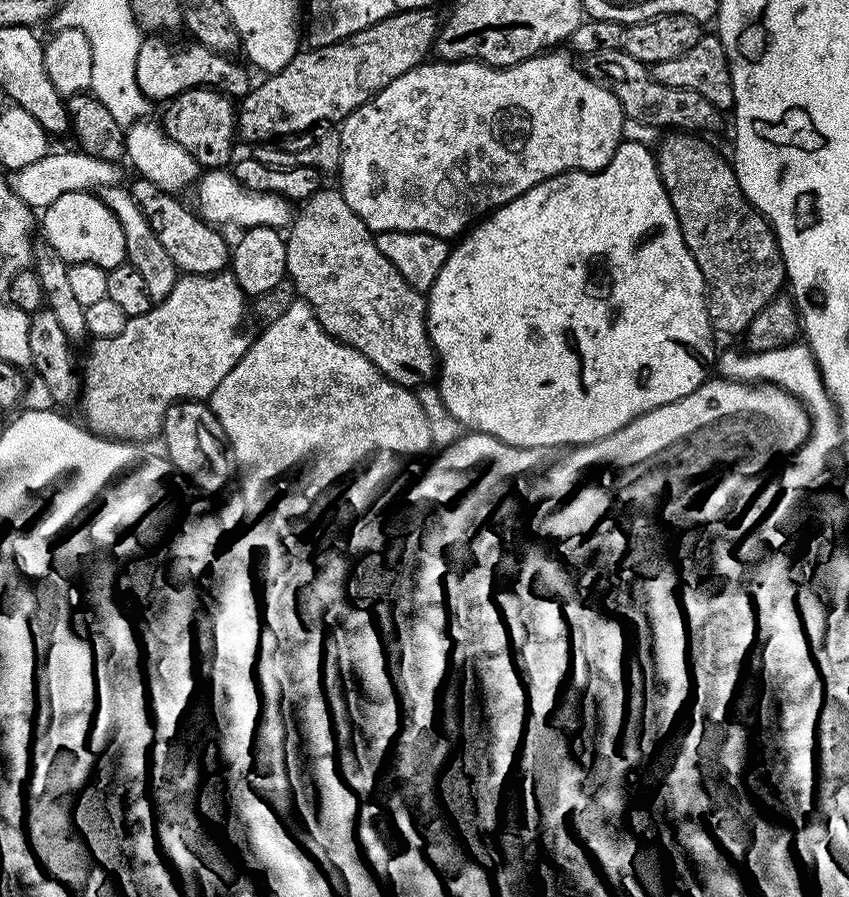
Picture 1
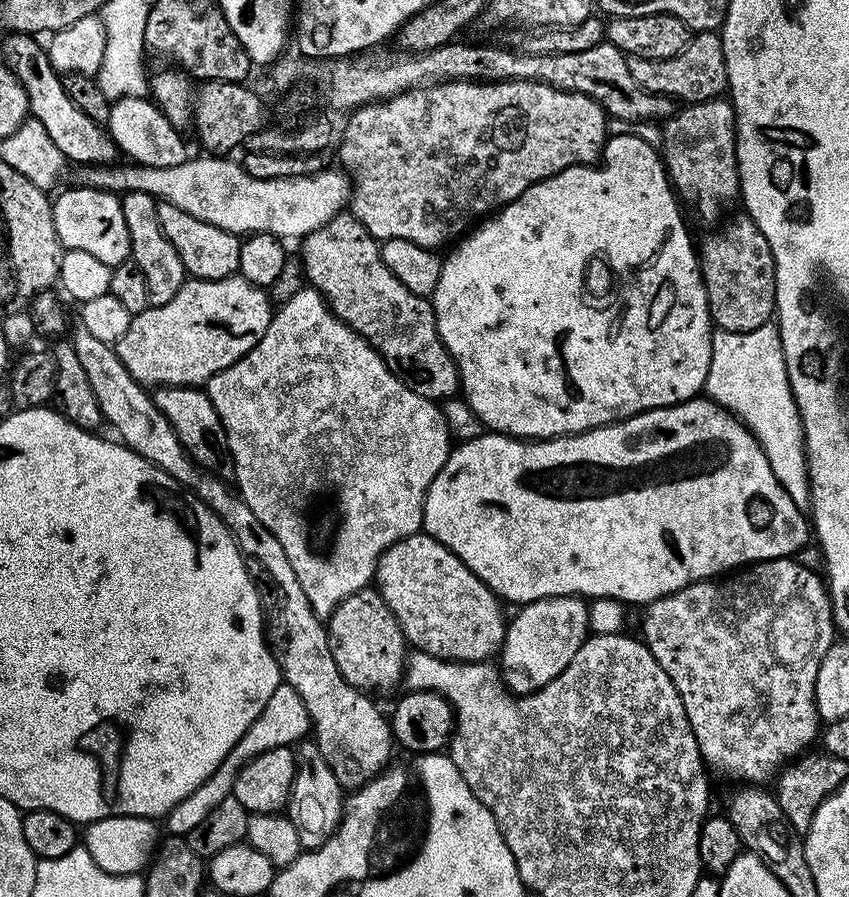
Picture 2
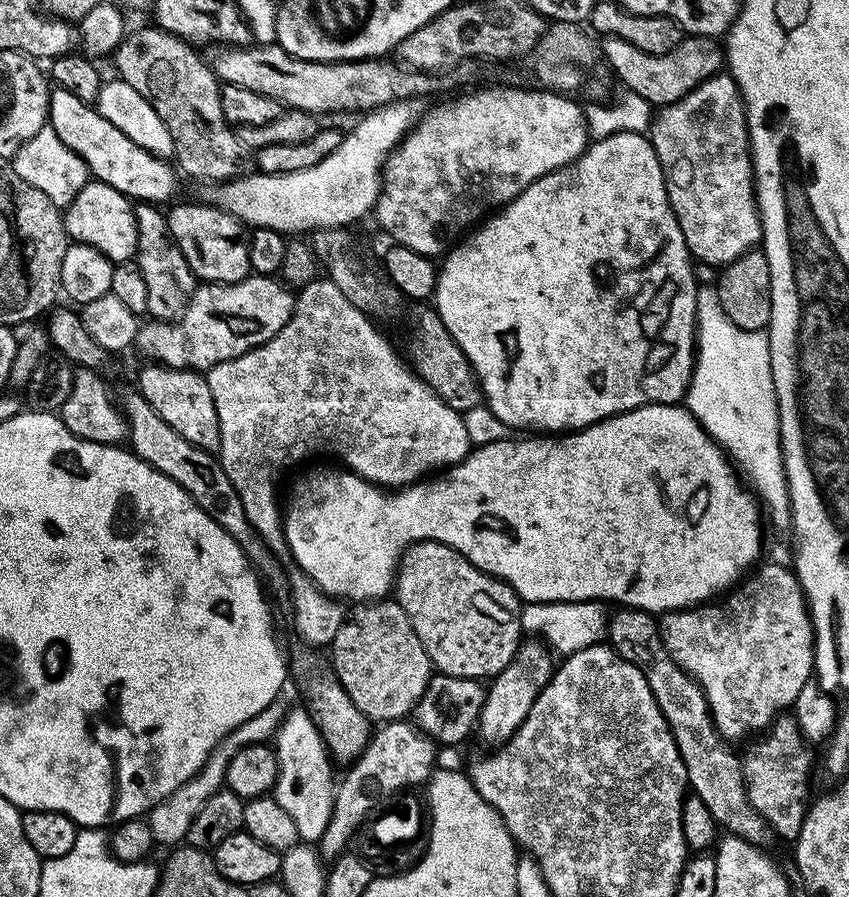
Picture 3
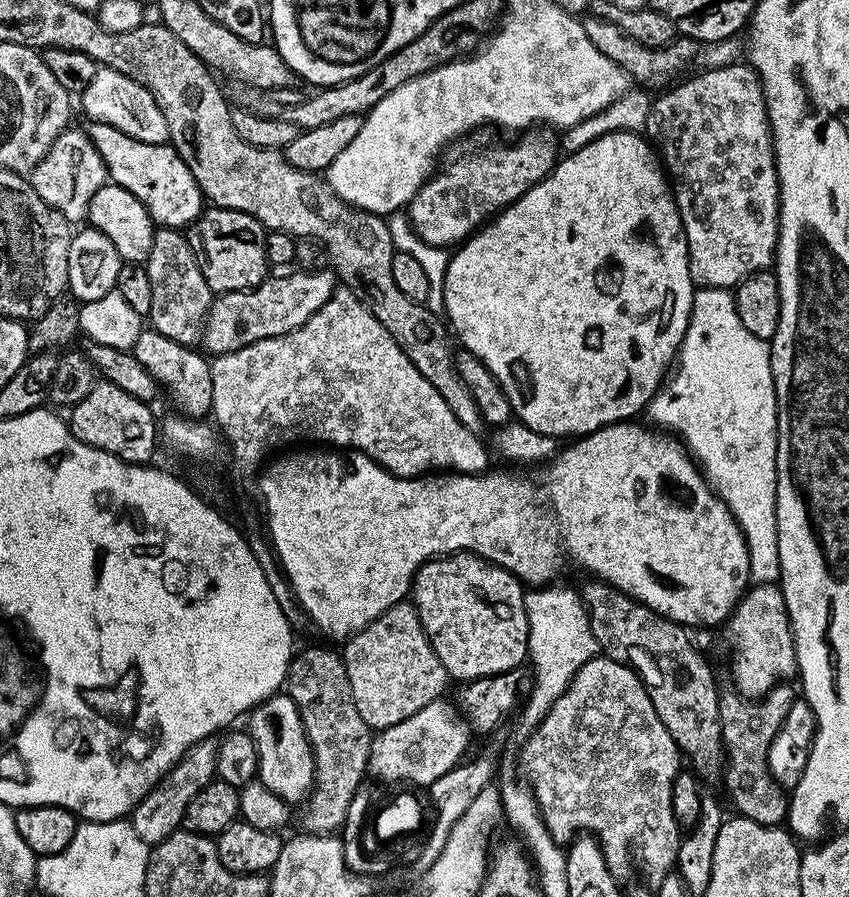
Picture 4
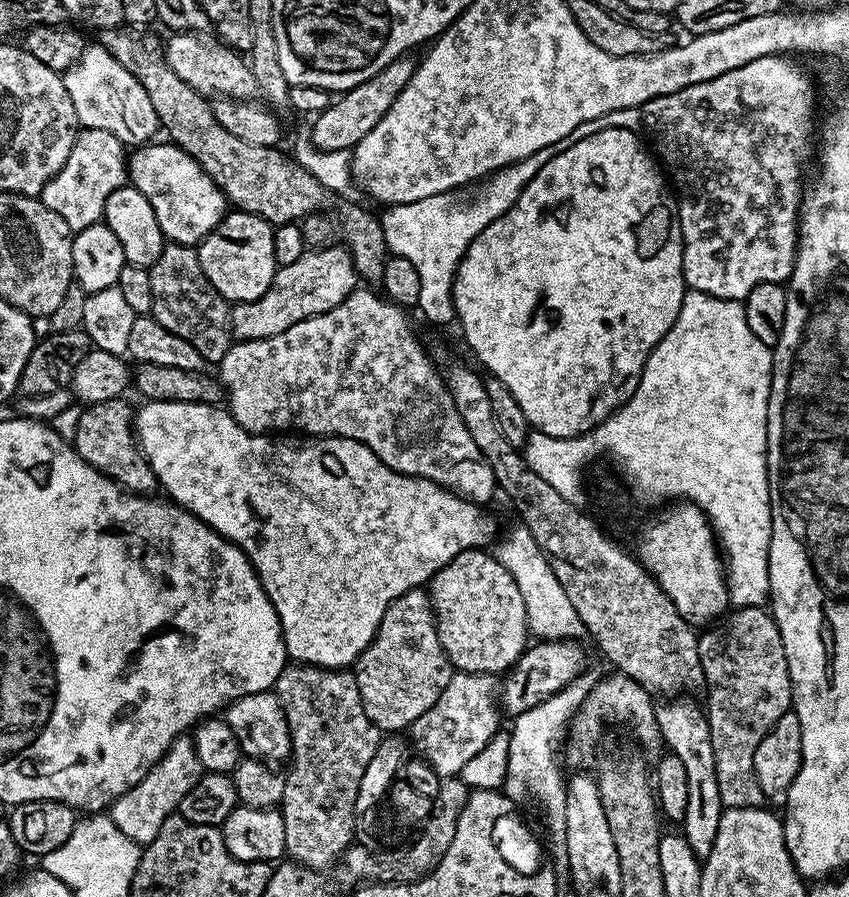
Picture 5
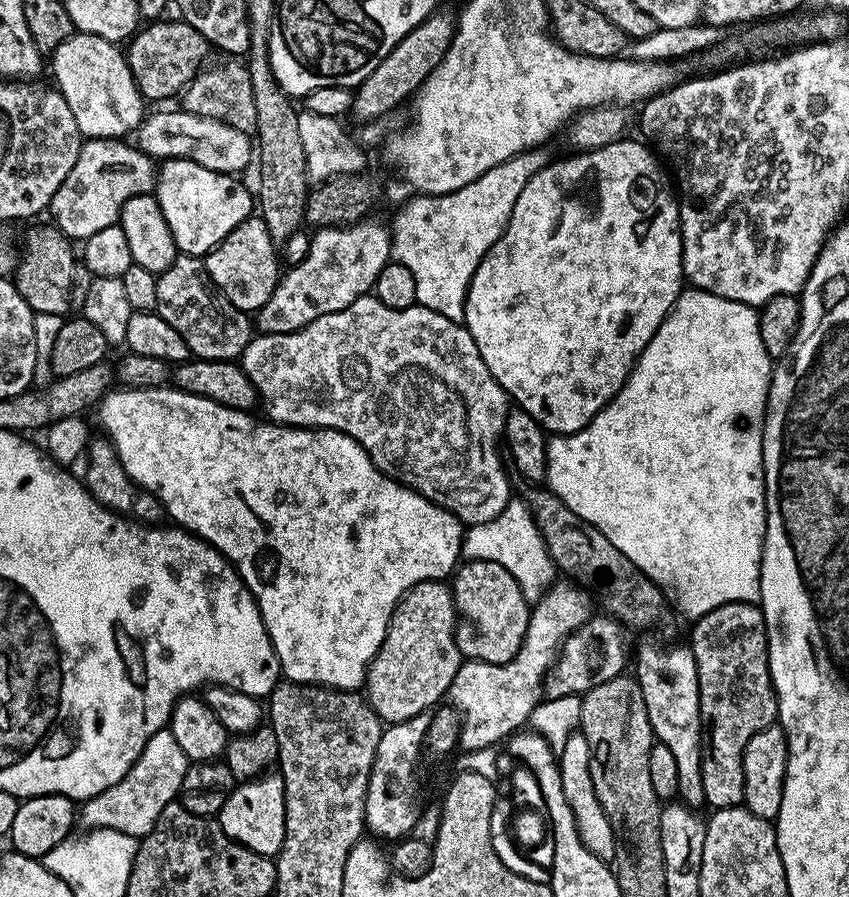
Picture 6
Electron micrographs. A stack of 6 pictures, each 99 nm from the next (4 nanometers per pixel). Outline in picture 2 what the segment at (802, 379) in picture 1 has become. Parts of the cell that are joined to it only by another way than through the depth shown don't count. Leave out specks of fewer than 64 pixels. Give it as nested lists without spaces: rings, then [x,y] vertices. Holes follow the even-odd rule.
[[[769,322],[758,326],[758,330],[749,332],[713,331],[712,357],[706,385],[707,399],[713,400],[733,416],[737,416],[756,436],[756,441],[762,446],[770,466],[774,470],[774,478],[790,494],[797,506],[809,503],[808,473],[804,458],[804,430],[800,426],[800,412],[792,397],[792,387],[786,374],[786,362],[782,354],[780,329],[775,323]]]

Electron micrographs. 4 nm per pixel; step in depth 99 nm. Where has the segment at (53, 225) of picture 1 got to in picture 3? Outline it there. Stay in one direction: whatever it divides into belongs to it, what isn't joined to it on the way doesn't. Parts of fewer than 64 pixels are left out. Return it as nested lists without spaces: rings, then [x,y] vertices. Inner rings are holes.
[[[90,182],[72,199],[72,203],[62,212],[64,229],[73,241],[89,244],[99,250],[107,260],[123,262],[136,255],[138,230],[134,204],[127,196],[123,196],[114,186],[106,186],[99,182]]]

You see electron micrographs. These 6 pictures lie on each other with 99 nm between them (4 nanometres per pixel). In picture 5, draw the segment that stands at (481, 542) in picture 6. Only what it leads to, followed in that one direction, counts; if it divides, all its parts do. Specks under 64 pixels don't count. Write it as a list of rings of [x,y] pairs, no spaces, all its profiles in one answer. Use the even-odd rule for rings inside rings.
[[[517,526],[502,536],[495,541],[494,555],[498,562],[502,562],[502,566],[506,566],[506,570],[510,570],[514,582],[518,582],[518,590],[522,590],[522,602],[526,602],[529,633],[540,640],[579,641],[581,639],[579,636],[585,635],[582,618],[578,618],[570,598],[566,598],[566,590],[558,586],[558,578],[554,578],[552,564],[544,556],[538,542],[534,542],[534,534],[530,534],[526,527]]]

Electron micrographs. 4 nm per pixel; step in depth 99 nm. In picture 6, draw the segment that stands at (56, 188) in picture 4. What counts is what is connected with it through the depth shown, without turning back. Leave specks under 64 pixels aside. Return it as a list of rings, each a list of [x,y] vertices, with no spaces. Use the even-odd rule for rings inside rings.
[[[85,139],[80,145],[78,162],[66,174],[66,182],[58,186],[50,205],[51,223],[69,240],[83,242],[90,234],[106,230],[117,223],[122,206],[130,198],[149,195],[156,187],[158,164],[139,148],[123,139]]]

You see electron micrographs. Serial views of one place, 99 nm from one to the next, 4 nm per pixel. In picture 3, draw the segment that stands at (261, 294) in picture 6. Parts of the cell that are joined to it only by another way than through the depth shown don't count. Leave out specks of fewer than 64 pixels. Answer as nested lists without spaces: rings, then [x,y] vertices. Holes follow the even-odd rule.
[[[211,203],[176,204],[167,209],[168,225],[182,258],[197,281],[205,284],[240,284],[253,271],[250,262],[250,232],[244,221]]]

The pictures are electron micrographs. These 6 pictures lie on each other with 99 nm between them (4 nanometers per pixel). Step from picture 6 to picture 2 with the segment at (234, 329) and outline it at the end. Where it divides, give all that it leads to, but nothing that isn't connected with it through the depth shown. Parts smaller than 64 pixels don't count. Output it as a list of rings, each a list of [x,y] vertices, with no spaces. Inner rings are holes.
[[[134,190],[123,193],[120,205],[126,218],[126,230],[130,234],[130,259],[146,277],[149,305],[170,302],[170,298],[174,298],[174,294],[178,294],[178,290],[184,284],[186,273],[182,266],[182,258],[178,258],[178,250],[174,250],[174,246],[170,246],[170,238],[162,234],[162,222],[158,222],[156,197],[142,190]]]

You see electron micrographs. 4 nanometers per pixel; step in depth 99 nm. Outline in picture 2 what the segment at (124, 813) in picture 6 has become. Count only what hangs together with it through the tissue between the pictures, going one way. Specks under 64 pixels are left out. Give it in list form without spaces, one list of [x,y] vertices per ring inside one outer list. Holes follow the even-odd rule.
[[[281,682],[274,690],[274,694],[270,694],[270,698],[259,716],[254,718],[254,722],[249,724],[245,732],[241,732],[235,744],[227,749],[228,752],[225,751],[221,755],[220,764],[212,769],[208,779],[197,783],[196,789],[189,796],[182,797],[176,805],[173,803],[169,807],[166,817],[169,828],[167,831],[173,836],[187,838],[190,830],[194,830],[194,826],[198,826],[198,822],[204,821],[206,814],[210,814],[210,810],[214,810],[214,806],[218,806],[218,802],[222,802],[222,798],[232,795],[236,774],[243,764],[249,764],[254,758],[258,758],[258,754],[266,754],[266,750],[271,748],[287,749],[287,744],[294,743],[293,745],[295,745],[297,742],[303,741],[307,737],[304,735],[309,735],[309,732],[308,711],[302,698],[290,685]]]

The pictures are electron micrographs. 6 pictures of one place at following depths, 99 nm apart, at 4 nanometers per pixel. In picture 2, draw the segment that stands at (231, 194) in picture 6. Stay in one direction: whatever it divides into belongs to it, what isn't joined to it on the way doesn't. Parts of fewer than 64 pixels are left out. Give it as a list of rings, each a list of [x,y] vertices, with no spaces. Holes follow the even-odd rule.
[[[12,34],[4,44],[3,63],[20,79],[28,95],[28,110],[31,119],[46,126],[46,134],[54,141],[54,146],[62,150],[65,161],[72,160],[79,166],[108,166],[117,159],[115,141],[101,125],[96,124],[66,94],[61,73],[54,70],[45,45],[39,44],[32,34]]]

